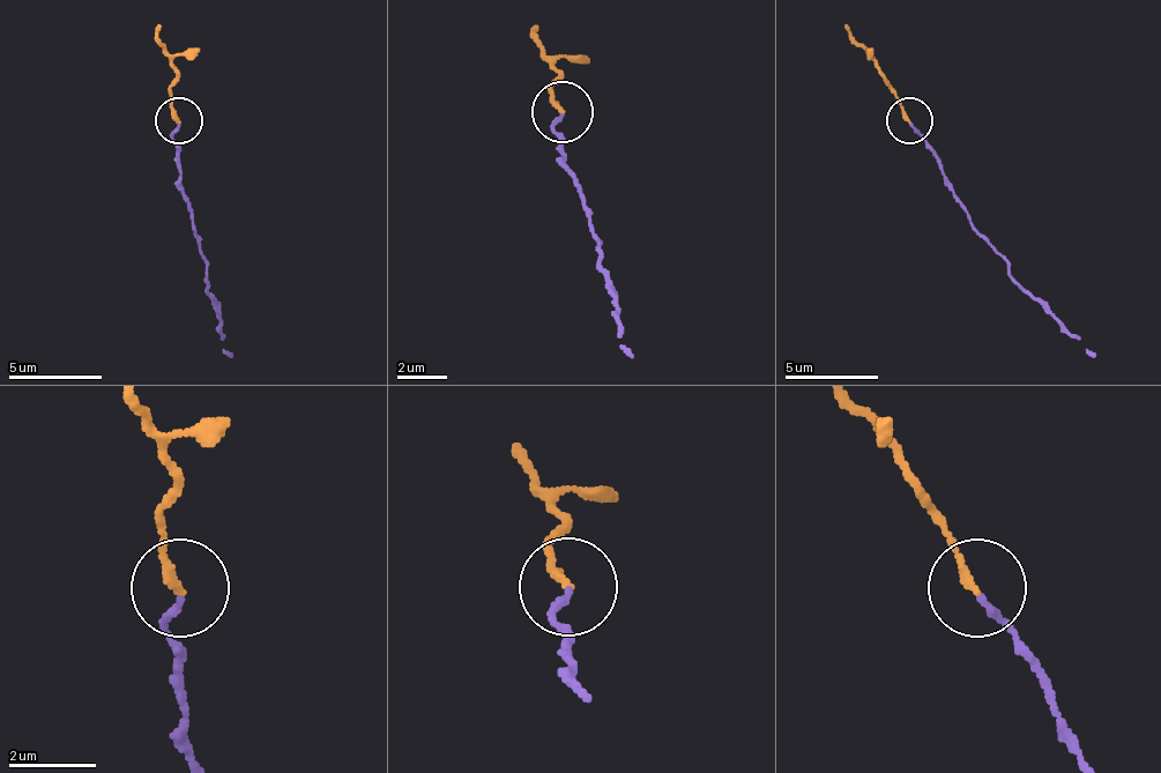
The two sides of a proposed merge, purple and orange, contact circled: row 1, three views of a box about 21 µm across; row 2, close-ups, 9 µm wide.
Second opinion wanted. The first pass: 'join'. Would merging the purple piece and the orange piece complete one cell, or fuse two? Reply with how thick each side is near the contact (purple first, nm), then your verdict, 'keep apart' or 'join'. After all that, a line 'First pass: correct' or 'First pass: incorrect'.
150/190 nm | join
First pass: correct

